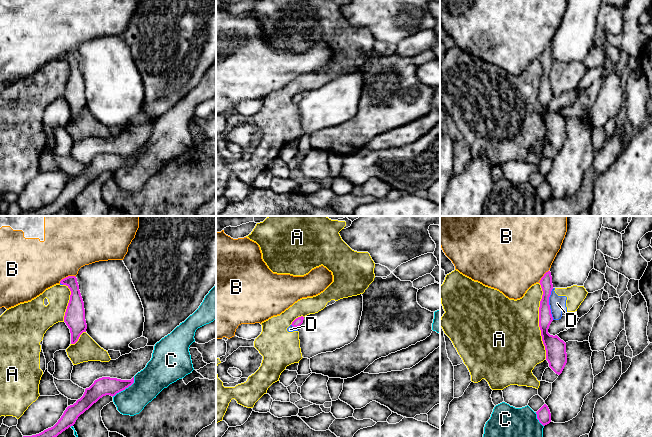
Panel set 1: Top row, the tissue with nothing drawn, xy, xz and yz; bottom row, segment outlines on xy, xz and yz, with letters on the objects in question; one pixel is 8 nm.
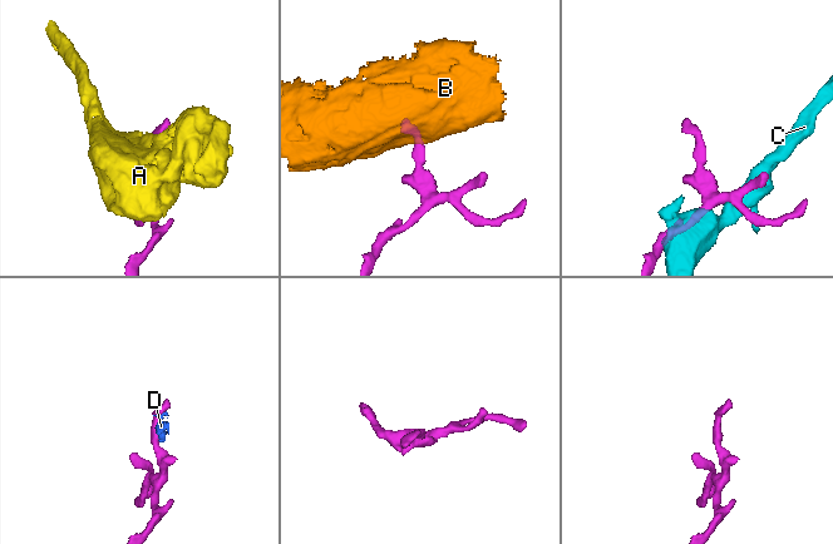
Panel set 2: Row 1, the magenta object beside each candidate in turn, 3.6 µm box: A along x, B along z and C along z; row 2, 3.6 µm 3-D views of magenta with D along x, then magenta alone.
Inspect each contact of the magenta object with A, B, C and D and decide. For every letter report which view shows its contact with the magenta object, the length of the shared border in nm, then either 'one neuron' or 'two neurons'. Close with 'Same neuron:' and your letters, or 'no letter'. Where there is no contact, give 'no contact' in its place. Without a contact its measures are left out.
A: yz | 600 nm | two neurons
B: xy | 140 nm | two neurons
C: xy | 240 nm | two neurons
D: yz | 260 nm | two neurons
Same neuron: no letter

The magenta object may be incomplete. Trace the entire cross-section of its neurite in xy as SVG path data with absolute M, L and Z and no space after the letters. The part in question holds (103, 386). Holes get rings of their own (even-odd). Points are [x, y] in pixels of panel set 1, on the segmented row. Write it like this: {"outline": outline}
{"outline": "M110 377L99 378L95 380L89 388L85 389L85 392L80 399L66 408L61 418L53 427L48 428L39 434L23 437L57 437L63 431L73 426L78 417L100 398L106 395L113 397L133 383L134 377L131 380L121 380Z"}

